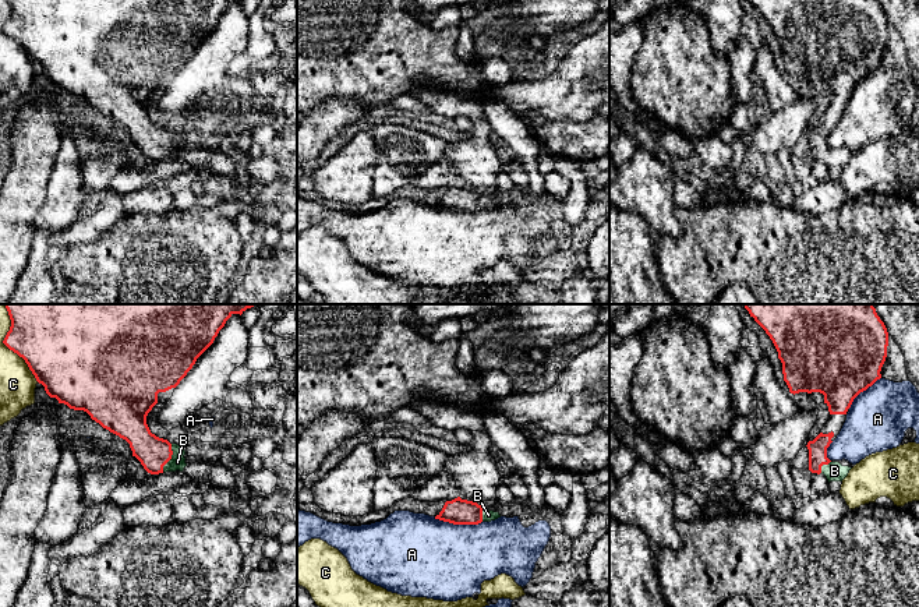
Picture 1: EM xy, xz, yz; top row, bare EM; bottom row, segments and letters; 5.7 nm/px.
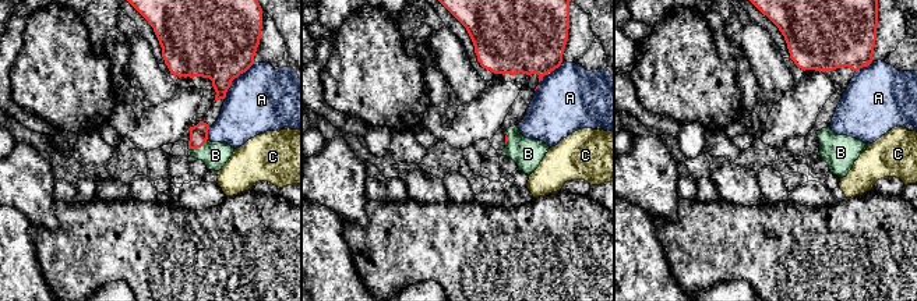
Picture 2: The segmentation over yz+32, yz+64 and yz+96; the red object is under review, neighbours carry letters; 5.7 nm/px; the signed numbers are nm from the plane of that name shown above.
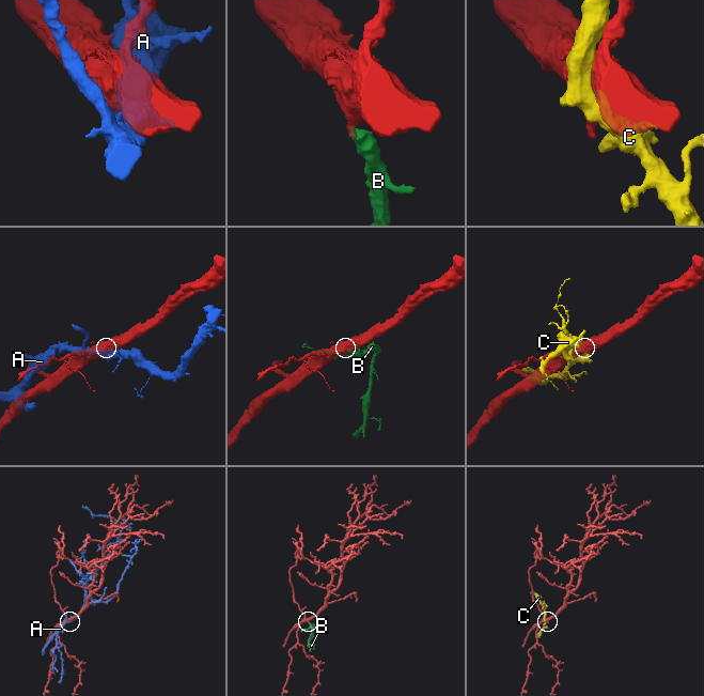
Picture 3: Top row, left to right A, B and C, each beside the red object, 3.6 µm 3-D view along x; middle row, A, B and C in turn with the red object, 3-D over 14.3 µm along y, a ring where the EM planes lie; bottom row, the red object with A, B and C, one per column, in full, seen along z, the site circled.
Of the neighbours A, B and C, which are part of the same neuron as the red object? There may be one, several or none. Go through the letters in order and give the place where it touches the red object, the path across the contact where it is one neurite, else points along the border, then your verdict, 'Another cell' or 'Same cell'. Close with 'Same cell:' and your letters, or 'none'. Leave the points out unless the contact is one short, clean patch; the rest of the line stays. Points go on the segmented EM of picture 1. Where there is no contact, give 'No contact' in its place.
A: Touches red at xz (458, 523). Another cell
B: Touches red at xy (170, 458). Path across: xy (154, 452), (170, 458), (177, 462). Same cell
C: Touches red at xy (6, 345). Another cell
Same cell: B

